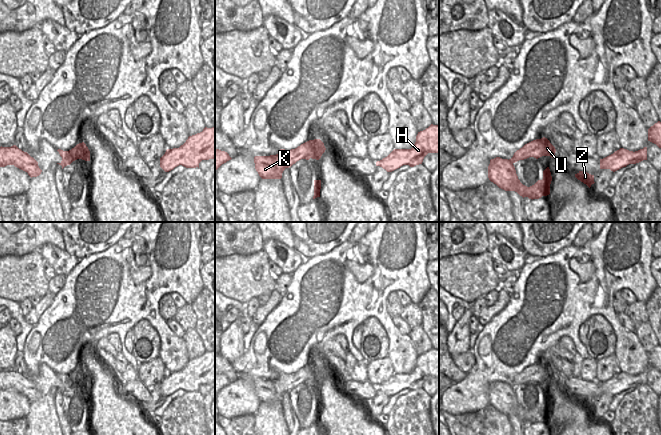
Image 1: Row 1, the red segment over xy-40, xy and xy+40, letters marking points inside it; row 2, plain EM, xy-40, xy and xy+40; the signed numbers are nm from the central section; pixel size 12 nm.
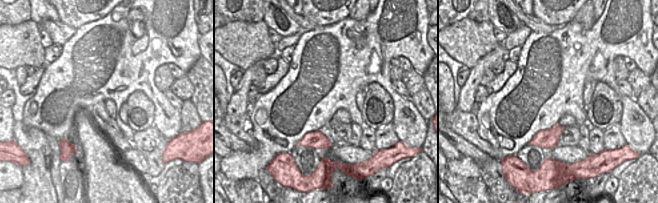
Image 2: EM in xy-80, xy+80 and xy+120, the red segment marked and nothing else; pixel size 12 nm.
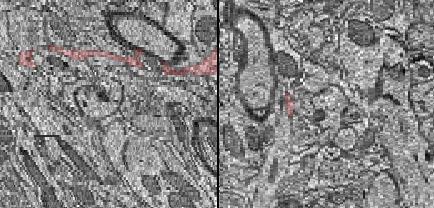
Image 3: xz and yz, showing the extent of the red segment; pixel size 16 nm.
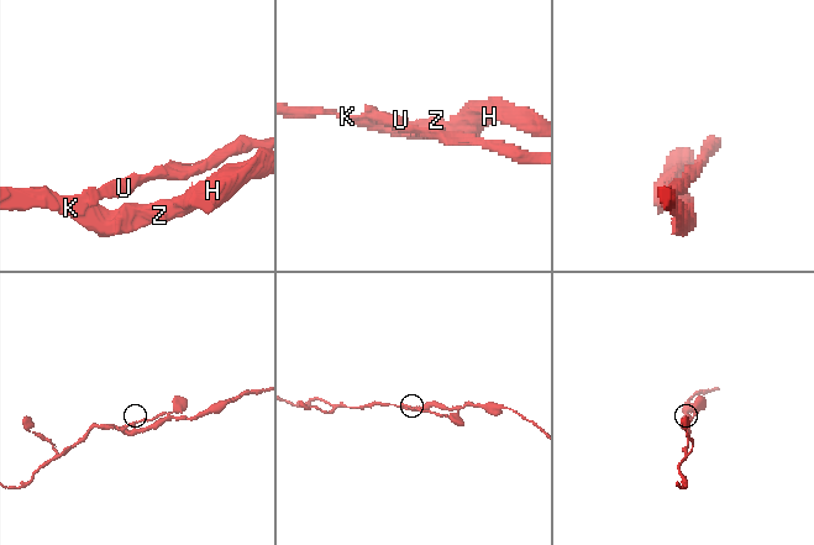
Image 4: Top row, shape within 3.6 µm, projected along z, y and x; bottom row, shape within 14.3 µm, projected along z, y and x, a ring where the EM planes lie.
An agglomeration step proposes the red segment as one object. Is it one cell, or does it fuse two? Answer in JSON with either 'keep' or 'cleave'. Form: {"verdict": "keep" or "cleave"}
{"verdict": "cleave"}

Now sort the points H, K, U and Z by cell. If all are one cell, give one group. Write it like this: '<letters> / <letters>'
H K Z / U

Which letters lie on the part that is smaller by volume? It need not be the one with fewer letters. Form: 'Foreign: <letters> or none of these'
Foreign: U

